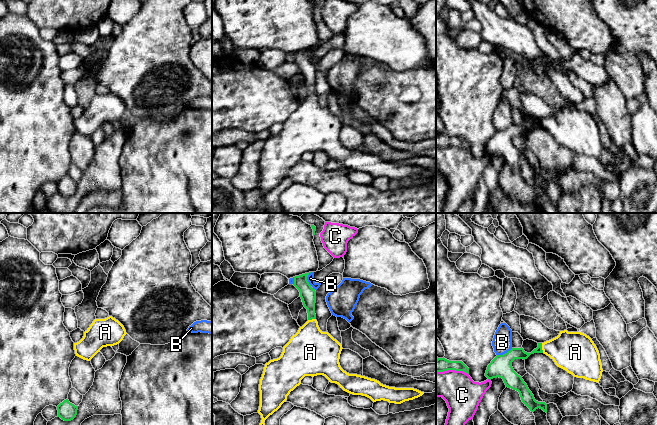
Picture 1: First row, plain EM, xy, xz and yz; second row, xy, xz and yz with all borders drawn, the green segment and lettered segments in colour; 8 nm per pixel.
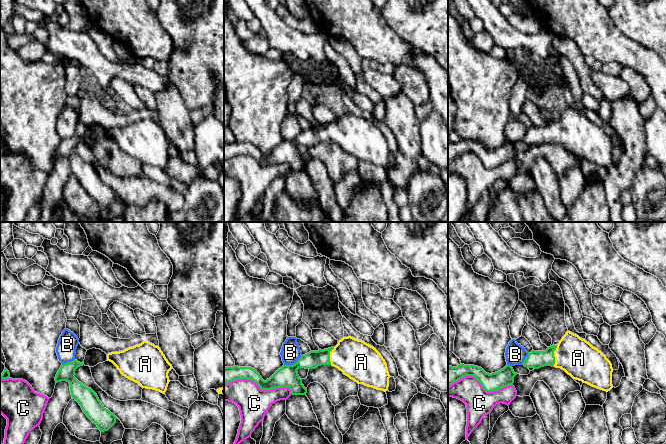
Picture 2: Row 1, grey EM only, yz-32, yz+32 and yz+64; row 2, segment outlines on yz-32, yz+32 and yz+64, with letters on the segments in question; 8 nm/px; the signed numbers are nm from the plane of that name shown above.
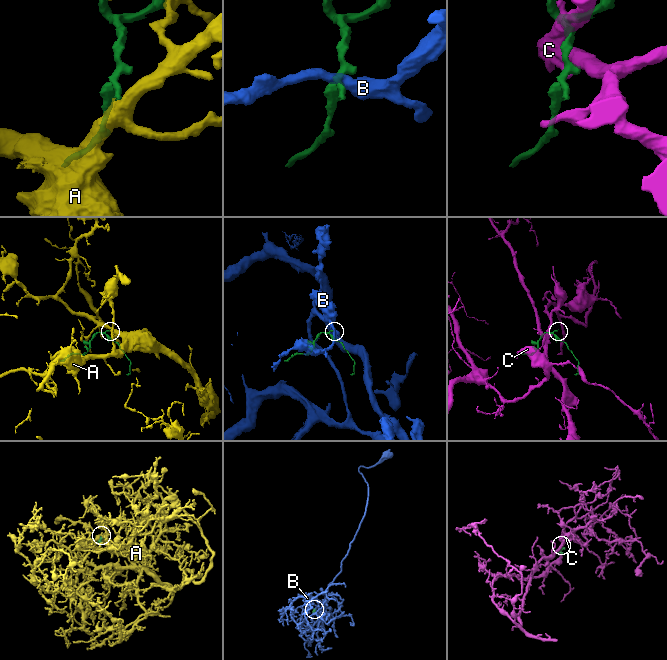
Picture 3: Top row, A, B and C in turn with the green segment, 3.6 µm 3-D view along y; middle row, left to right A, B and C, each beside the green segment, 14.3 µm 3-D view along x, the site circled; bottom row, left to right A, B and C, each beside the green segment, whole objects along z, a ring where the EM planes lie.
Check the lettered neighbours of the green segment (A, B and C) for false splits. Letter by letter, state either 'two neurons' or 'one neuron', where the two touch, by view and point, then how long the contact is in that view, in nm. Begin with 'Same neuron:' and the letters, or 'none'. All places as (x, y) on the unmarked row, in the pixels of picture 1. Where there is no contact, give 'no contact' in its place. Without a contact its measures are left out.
Same neuron: A
A: one neuron; contact yz (541, 124); length 80 nm
B: two neurons; contact yz (505, 129); length 140 nm
C: two neurons; contact yz (452, 145); length 260 nm

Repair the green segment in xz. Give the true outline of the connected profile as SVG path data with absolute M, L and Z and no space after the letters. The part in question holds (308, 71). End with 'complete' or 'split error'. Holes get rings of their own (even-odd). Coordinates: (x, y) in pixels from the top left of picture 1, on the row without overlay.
M309 49L295 52L293 60L299 66L303 81L307 85L308 97L299 104L298 108L283 123L280 133L265 140L260 155L260 182L258 189L261 191L262 196L255 209L261 213L273 213L265 202L265 196L286 178L287 172L301 160L301 156L305 152L323 151L329 158L338 160L344 167L353 171L366 172L373 178L384 176L389 179L401 180L424 170L424 168L414 164L389 163L375 155L349 150L341 144L339 135L343 125L342 121L328 108L322 108L318 102L315 90L316 67L309 60L307 56L308 51Z; split error

